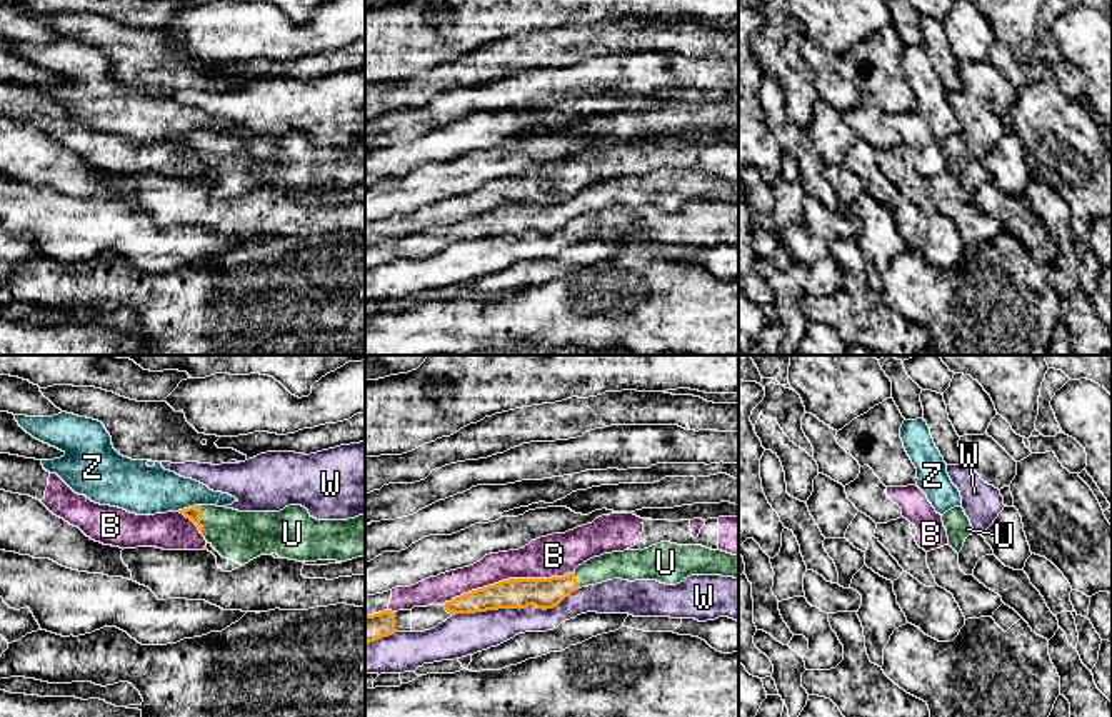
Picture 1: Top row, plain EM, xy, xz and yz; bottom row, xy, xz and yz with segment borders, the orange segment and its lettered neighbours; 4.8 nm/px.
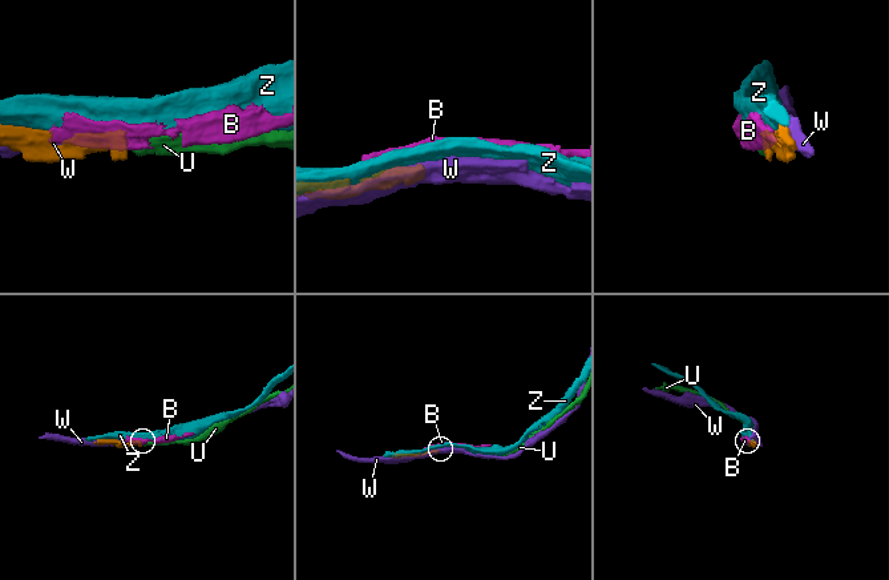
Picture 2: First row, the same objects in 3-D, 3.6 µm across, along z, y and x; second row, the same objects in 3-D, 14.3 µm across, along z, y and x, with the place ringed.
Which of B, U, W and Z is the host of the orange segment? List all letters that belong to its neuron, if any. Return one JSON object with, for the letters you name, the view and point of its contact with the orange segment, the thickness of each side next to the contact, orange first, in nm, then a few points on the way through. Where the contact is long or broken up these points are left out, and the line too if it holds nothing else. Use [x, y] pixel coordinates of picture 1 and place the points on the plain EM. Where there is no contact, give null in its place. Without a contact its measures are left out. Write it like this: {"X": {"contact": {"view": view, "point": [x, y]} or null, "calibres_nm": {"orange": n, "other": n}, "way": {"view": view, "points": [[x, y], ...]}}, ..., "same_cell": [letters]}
{"U": {"contact": {"view": "xy", "point": [200, 145]}, "calibres_nm": {"orange": 70, "other": 240}, "way": {"view": "xy", "points": [[194, 140], [200, 145], [210, 145], [237, 162]]}}, "same_cell": ["U"]}

